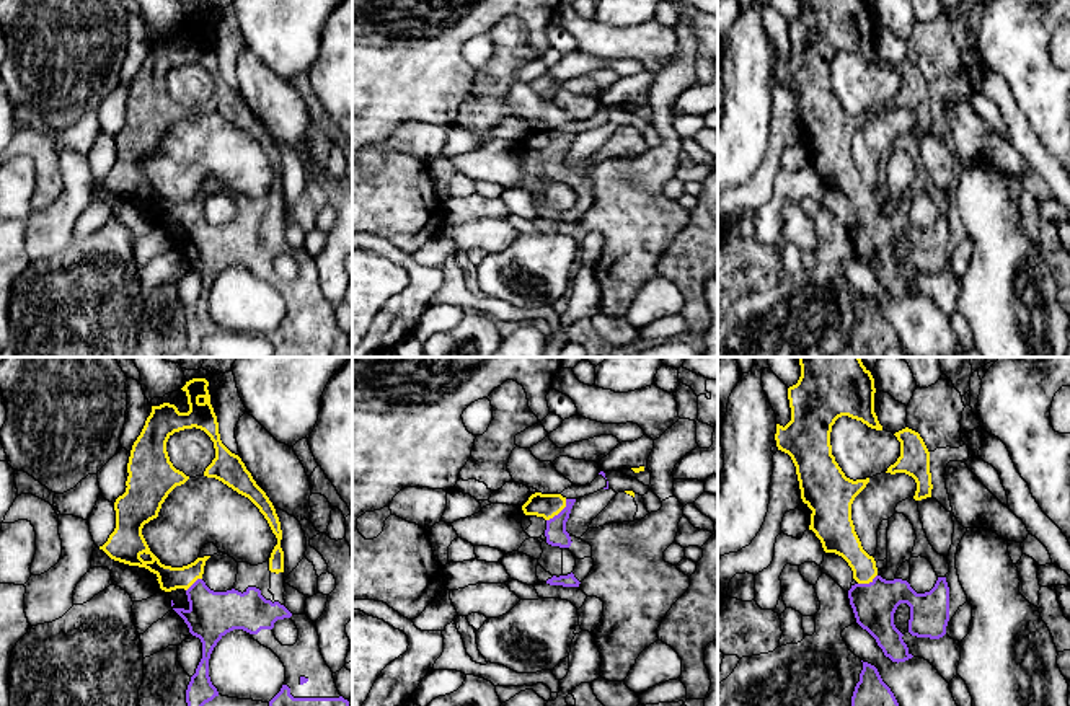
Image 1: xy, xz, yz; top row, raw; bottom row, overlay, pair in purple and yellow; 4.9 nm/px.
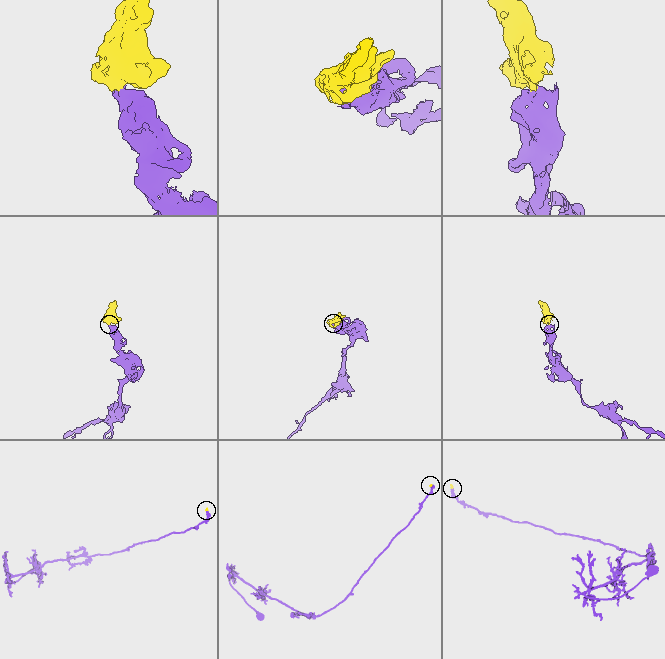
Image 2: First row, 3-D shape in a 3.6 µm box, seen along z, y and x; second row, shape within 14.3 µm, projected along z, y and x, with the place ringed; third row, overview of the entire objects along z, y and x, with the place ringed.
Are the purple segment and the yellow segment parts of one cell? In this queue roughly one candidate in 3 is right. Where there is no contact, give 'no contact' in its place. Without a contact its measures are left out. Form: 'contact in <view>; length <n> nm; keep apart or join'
contact in xz; length 150 nm; join

